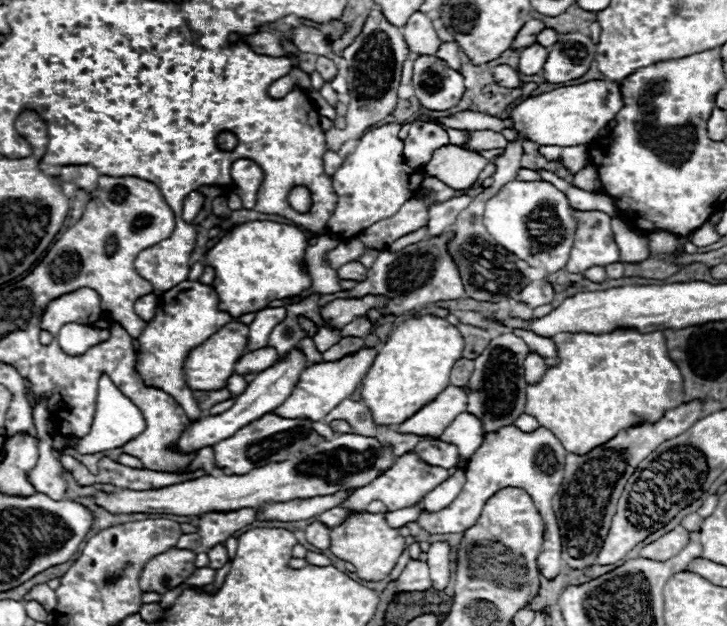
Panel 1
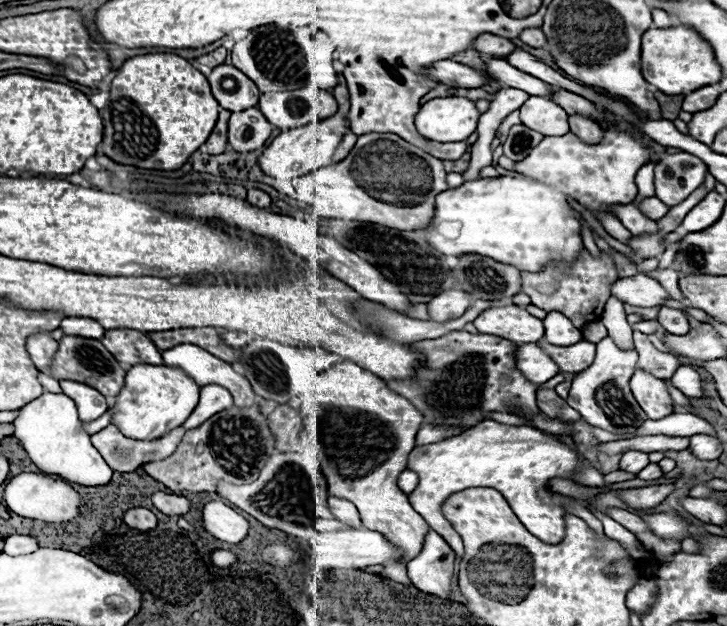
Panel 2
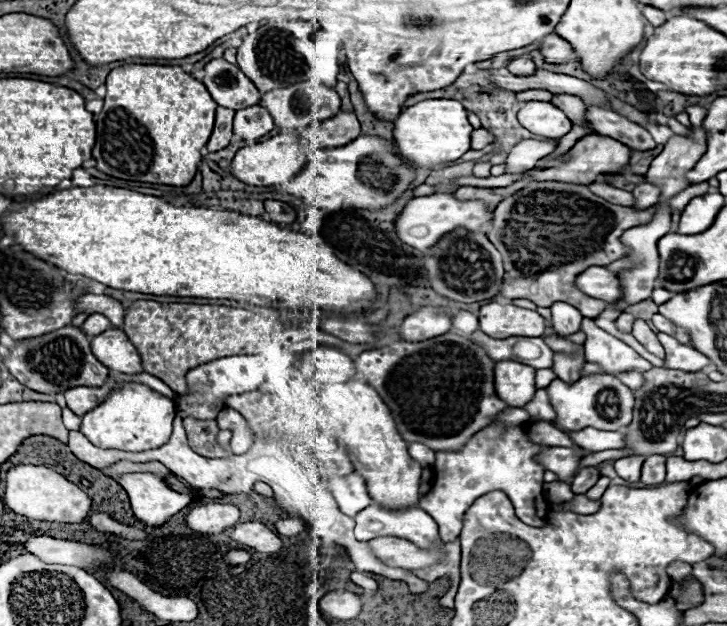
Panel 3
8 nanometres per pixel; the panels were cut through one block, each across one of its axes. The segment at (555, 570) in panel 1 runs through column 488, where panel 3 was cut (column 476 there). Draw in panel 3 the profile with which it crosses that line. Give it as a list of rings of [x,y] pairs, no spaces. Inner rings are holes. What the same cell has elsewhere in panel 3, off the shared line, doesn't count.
[[[542,422],[528,426],[506,426],[506,424],[490,424],[484,430],[476,432],[462,450],[450,450],[450,452],[436,452],[434,468],[434,484],[432,488],[420,498],[418,506],[426,510],[440,526],[440,538],[442,542],[452,542],[458,538],[462,530],[462,514],[466,508],[482,494],[490,490],[502,490],[512,500],[516,508],[516,516],[534,528],[542,528],[546,524],[546,502],[542,500],[542,476],[544,466],[536,462],[536,454],[540,450],[546,450],[550,446],[566,446],[566,448],[578,448],[578,446],[556,426]]]

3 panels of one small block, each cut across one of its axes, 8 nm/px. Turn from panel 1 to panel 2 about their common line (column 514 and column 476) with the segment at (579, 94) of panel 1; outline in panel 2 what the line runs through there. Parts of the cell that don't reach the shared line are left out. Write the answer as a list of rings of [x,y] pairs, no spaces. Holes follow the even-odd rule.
[[[448,96],[422,104],[416,114],[416,128],[434,142],[462,142],[476,132],[478,120],[480,112],[472,100]]]

